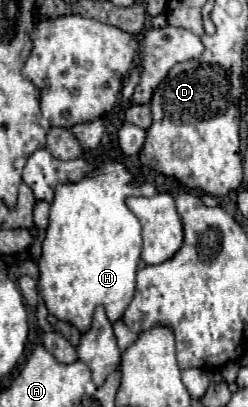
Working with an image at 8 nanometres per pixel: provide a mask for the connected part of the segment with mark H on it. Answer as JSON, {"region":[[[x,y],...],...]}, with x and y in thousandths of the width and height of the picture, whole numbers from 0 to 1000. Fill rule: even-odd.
{"region":[[[427,393],[403,403],[355,437],[306,452],[242,452],[226,462],[226,482],[202,511],[202,550],[185,565],[185,585],[169,595],[169,629],[153,639],[161,663],[161,732],[177,737],[194,767],[234,786],[266,786],[298,796],[323,821],[355,811],[371,796],[371,776],[387,752],[427,757],[435,786],[460,796],[492,781],[508,752],[532,742],[548,708],[548,654],[573,614],[573,560],[556,536],[508,506],[516,482],[629,482],[637,467],[621,452],[589,447],[573,457],[540,457],[540,432],[508,418],[500,403]]]}

